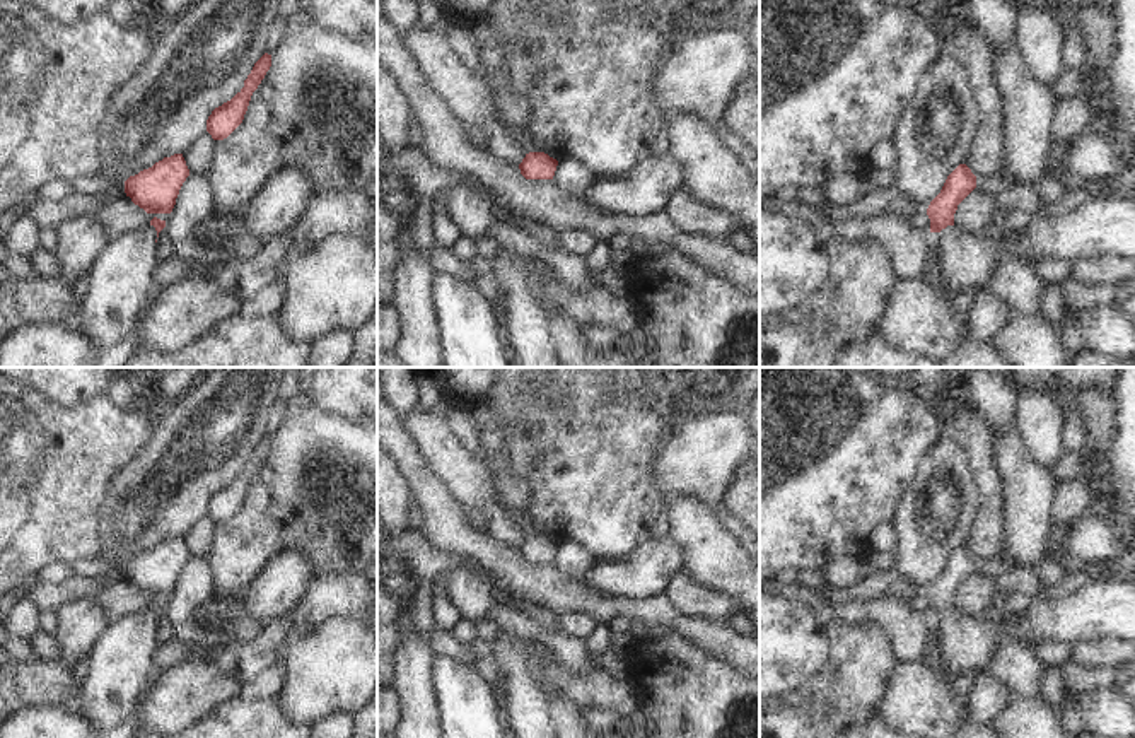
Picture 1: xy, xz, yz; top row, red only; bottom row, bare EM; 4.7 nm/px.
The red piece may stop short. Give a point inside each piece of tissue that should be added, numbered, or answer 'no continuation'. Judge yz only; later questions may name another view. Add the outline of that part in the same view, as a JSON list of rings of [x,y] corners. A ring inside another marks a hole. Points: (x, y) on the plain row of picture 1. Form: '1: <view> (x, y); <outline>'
1: yz (1103, 610); [[[1094,583],[1063,598],[1033,598],[1016,629],[981,622],[956,608],[932,618],[944,649],[942,668],[935,673],[952,683],[951,678],[959,670],[976,666],[985,671],[995,646],[1007,637],[1027,646],[1045,639],[1072,644],[1089,639],[1135,642],[1135,586]]]

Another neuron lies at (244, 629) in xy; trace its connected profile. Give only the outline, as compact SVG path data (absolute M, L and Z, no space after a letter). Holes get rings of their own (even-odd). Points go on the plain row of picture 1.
M249 615L227 618L218 624L218 637L249 642L263 630L263 627L265 624L261 620Z

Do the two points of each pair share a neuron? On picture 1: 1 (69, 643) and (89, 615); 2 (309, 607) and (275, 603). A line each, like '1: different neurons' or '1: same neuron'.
1: same neuron
2: different neurons

